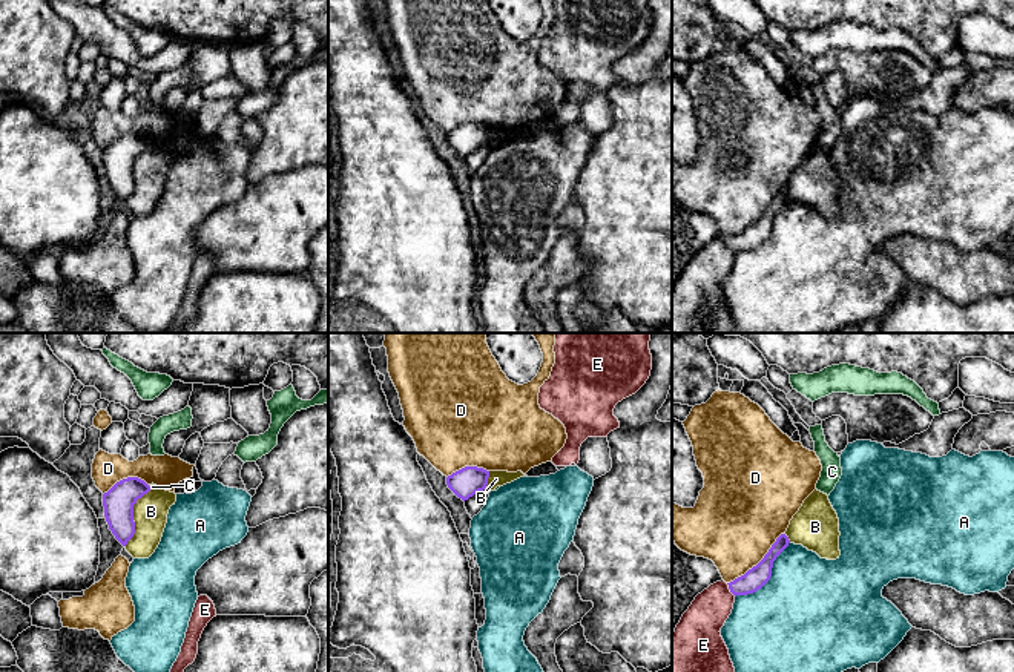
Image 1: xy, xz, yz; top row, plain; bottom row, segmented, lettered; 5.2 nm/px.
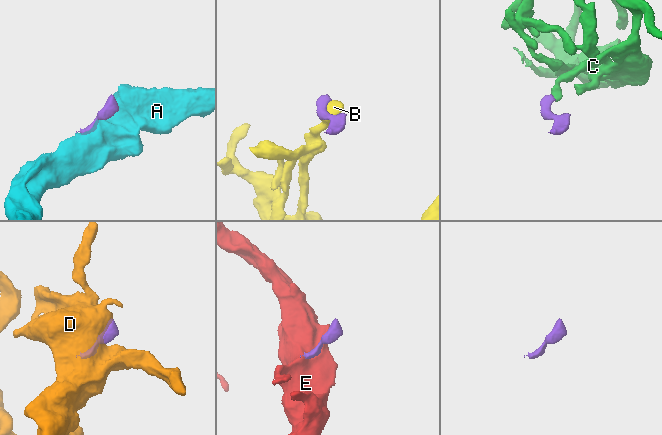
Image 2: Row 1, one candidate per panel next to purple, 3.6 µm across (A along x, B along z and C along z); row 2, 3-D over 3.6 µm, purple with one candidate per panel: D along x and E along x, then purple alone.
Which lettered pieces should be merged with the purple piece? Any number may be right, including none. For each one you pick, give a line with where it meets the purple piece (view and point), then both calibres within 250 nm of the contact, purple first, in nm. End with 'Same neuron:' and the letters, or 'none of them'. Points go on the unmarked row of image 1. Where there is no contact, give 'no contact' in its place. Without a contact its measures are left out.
Same neuron: none of them

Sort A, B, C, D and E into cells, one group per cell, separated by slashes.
A / B / C / D / E

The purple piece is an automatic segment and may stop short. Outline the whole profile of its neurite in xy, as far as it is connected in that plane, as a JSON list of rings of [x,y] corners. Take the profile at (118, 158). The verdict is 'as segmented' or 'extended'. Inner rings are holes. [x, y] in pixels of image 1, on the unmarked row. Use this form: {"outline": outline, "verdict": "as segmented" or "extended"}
{"outline": [[[127,133],[117,138],[103,150],[106,178],[123,203],[126,203],[135,190],[133,161],[149,147],[150,143],[144,137]]], "verdict": "as segmented"}

